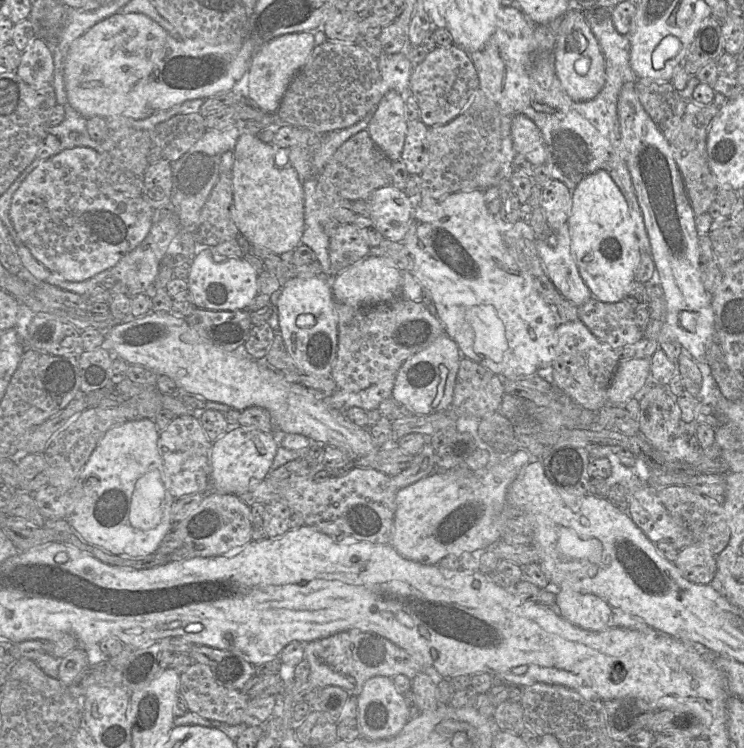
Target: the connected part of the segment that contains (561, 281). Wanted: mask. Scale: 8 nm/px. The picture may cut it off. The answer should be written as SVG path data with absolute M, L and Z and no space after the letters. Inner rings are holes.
M568 223L554 231L556 245L551 246L545 239L537 238L537 249L546 273L556 289L576 307L592 296L583 281L571 249Z

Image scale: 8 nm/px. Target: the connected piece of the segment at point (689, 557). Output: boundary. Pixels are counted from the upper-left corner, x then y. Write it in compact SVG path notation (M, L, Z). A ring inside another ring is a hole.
M700 546L682 548L673 563L683 577L695 584L709 584L715 576L716 556Z

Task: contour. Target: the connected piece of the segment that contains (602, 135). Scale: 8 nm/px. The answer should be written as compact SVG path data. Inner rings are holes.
M594 5L594 7L586 7L586 10L583 11L605 58L605 83L597 96L591 100L575 101L568 96L556 75L553 54L536 48L536 24L529 22L526 15L517 6L501 6L497 13L496 27L492 36L482 49L469 54L478 74L479 87L499 108L501 121L501 149L498 154L500 178L502 180L509 179L513 172L512 162L517 153L512 140L512 121L517 115L525 115L541 131L546 150L545 165L550 169L553 179L563 182L573 192L589 174L598 170L605 170L610 174L627 201L641 252L650 252L650 241L643 214L626 162L618 116L618 97L623 84L626 82L636 83L638 77L630 65L630 48L627 36L617 32L611 20L603 18L600 12L603 8L607 7Z

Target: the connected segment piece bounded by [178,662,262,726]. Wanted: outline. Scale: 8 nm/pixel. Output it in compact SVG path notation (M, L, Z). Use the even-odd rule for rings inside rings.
M192 664L179 676L178 693L183 696L189 711L208 720L215 720L229 725L246 724L261 726L262 722L248 713L249 698L242 691L227 689L213 677L210 668L204 664Z

